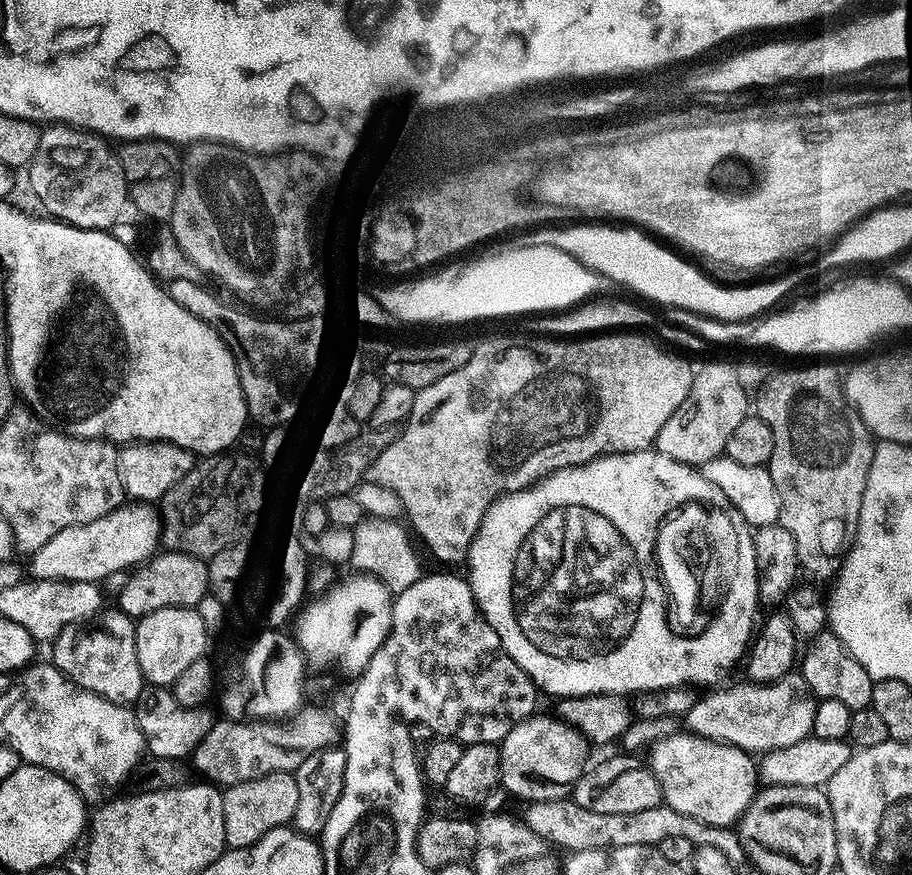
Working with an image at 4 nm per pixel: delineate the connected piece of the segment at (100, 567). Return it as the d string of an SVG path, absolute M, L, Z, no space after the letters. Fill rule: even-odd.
M125 502L113 512L94 518L92 522L58 530L58 534L54 534L46 546L31 553L31 575L38 580L101 582L123 568L135 569L160 547L159 511L148 502Z

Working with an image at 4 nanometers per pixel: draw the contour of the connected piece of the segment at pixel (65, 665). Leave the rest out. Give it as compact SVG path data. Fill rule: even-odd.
M119 607L107 608L87 620L79 620L61 629L56 639L51 641L50 660L63 676L69 676L79 688L90 690L107 700L132 706L146 686L134 646L136 626L133 617L120 611Z

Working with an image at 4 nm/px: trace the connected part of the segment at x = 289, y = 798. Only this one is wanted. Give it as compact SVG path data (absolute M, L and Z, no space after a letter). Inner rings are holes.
M275 772L250 782L229 785L223 793L223 832L228 848L248 848L270 830L285 827L295 819L298 784L291 772Z

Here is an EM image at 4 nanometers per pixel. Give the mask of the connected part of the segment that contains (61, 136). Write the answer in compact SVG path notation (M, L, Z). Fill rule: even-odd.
M49 123L40 133L38 150L28 164L26 175L28 184L34 195L40 199L49 217L62 220L66 224L73 224L76 228L111 229L112 223L120 216L120 211L126 204L126 185L124 175L120 169L117 153L110 149L109 141L95 132L83 128L74 128L71 124Z

